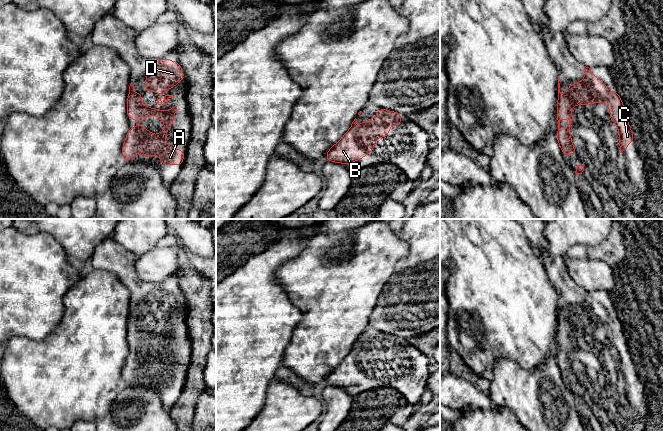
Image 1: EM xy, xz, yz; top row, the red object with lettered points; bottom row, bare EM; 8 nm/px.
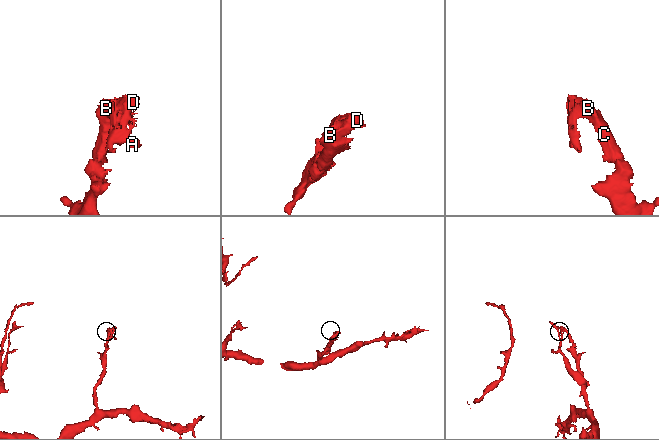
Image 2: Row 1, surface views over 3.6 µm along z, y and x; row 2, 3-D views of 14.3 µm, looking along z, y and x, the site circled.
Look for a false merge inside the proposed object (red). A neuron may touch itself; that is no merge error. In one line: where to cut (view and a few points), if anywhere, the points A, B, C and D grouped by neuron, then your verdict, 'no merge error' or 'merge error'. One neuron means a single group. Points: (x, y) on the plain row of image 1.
no cut | A B C D | no merge error

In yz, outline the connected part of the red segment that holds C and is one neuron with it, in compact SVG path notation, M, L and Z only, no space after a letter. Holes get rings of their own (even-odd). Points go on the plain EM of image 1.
M584 290L585 302L579 307L568 309L568 317L560 317L560 307L558 300L558 324L557 324L557 344L558 353L556 361L560 369L562 379L576 379L572 368L572 360L569 357L571 345L573 343L571 332L574 329L590 330L595 326L604 326L610 331L609 340L618 351L619 372L622 377L628 371L629 367L634 365L632 353L627 344L627 338L624 333L622 323L617 314L610 316L605 307L598 303L592 296L591 292ZM561 342L567 343L569 348L567 351L560 352Z

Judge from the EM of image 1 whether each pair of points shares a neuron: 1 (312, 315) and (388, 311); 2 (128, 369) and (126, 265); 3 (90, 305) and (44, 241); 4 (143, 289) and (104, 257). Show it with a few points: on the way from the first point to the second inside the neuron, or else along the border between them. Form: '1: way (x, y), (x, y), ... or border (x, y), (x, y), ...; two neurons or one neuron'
1: border (380, 294), (375, 307); two neurons
2: way (134, 343), (135, 291); one neuron
3: border (81, 277), (66, 292), (63, 304); two neurons
4: way (133, 281), (114, 262); one neuron

